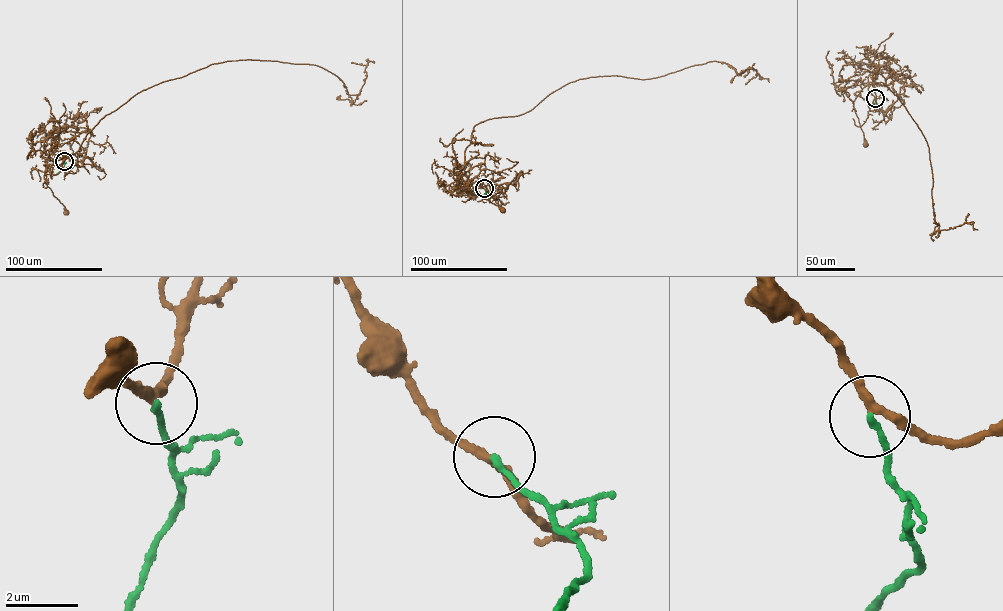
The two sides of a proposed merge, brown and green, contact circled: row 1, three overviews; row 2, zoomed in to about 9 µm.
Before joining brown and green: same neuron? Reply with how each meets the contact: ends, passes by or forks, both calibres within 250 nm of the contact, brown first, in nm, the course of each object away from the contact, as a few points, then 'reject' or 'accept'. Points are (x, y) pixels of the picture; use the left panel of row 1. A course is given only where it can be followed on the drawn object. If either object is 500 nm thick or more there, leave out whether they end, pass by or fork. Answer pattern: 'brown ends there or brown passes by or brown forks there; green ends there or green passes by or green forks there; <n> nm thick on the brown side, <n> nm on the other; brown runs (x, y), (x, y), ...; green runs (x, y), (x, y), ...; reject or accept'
brown passes by; green ends there; 220 nm thick on the brown side, 170 nm on the other; brown runs (64, 162), (52, 151), (52, 137), (47, 135), (57, 132), (59, 137), (45, 168), (47, 185), (66, 213); green runs (64, 162), (56, 174); accept

